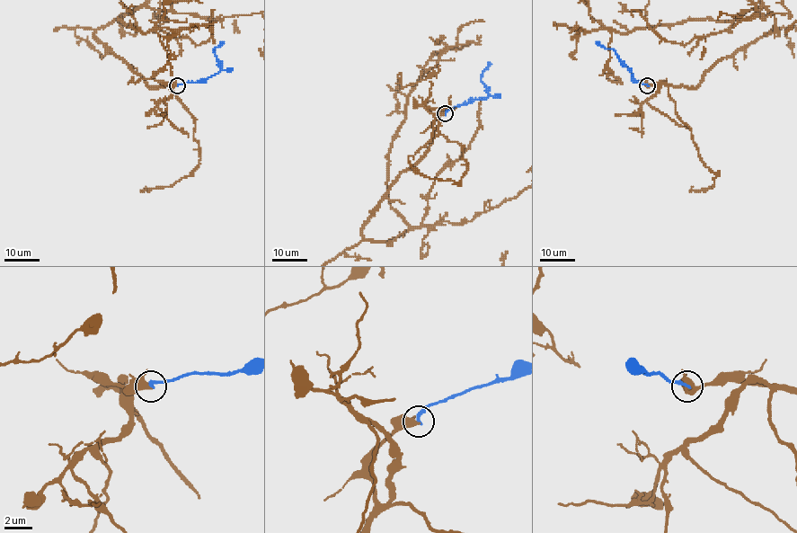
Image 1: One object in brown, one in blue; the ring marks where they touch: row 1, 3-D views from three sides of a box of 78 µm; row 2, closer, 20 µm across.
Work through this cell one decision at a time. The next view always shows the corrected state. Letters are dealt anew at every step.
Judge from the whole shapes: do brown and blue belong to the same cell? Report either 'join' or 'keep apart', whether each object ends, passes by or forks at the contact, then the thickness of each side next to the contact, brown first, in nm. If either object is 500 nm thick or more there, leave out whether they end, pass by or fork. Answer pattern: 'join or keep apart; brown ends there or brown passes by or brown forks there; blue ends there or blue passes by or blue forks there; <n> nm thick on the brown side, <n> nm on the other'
keep apart; brown passes by; blue ends there; 400 nm thick on the brown side, 280 nm on the other

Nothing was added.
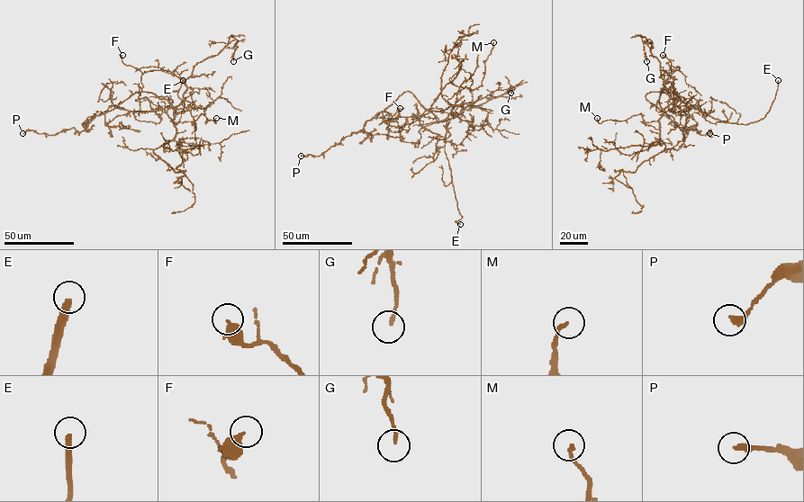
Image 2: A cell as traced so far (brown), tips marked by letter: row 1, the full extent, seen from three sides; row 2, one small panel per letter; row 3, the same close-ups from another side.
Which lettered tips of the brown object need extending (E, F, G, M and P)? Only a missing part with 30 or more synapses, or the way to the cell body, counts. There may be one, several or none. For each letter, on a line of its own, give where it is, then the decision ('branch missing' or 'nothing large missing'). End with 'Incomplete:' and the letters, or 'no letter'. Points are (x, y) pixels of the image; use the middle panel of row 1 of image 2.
E: at (460, 224); branch missing
F: at (400, 108); nothing large missing
G: at (510, 93); nothing large missing
M: at (493, 42); nothing large missing
P: at (301, 156); nothing large missing
Incomplete: E

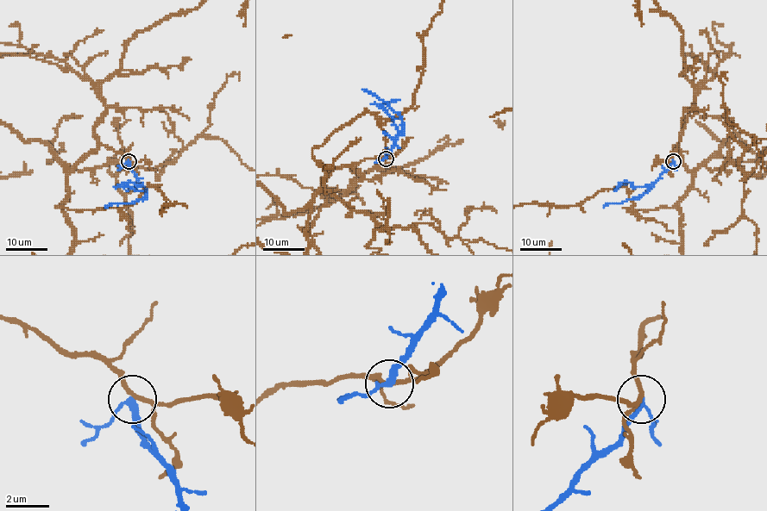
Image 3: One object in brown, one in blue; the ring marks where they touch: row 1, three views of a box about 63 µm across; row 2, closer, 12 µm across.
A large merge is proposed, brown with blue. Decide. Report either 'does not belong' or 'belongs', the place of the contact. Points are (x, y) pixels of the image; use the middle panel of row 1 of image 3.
does not belong; place (386, 158)

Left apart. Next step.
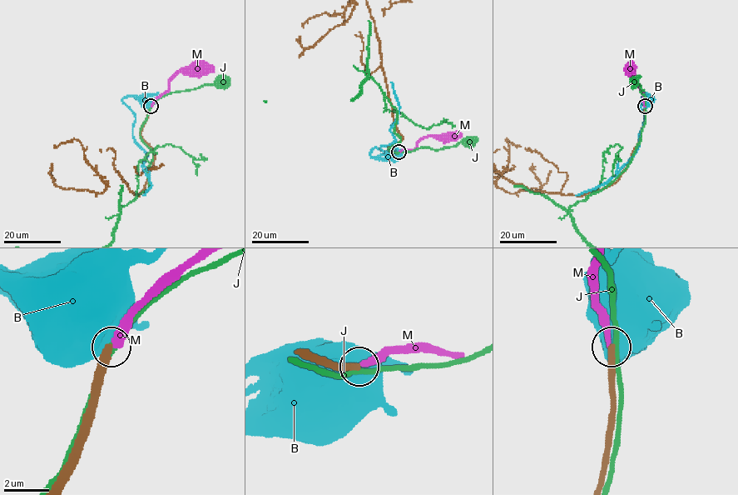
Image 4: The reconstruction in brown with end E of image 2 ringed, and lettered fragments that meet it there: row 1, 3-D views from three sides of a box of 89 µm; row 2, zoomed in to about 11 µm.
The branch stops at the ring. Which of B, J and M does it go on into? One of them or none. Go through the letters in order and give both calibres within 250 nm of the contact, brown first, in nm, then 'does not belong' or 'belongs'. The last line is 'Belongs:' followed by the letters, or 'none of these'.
B: 280 nm thick on the brown side, 950 nm on the other; does not belong
J: 440 nm thick on the brown side, 200 nm on the other; does not belong
M: 320 nm thick on the brown side, 320 nm on the other; does not belong
Belongs: none of these

